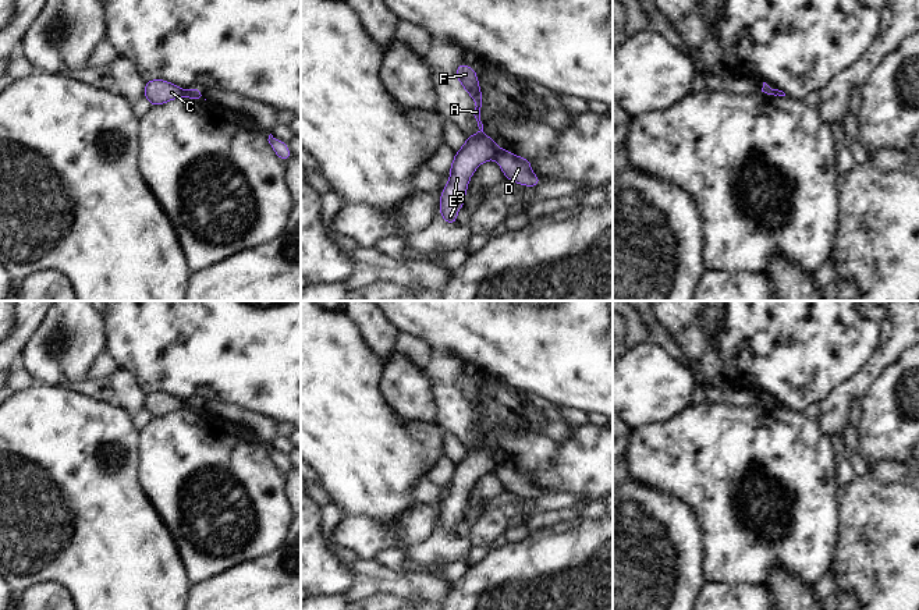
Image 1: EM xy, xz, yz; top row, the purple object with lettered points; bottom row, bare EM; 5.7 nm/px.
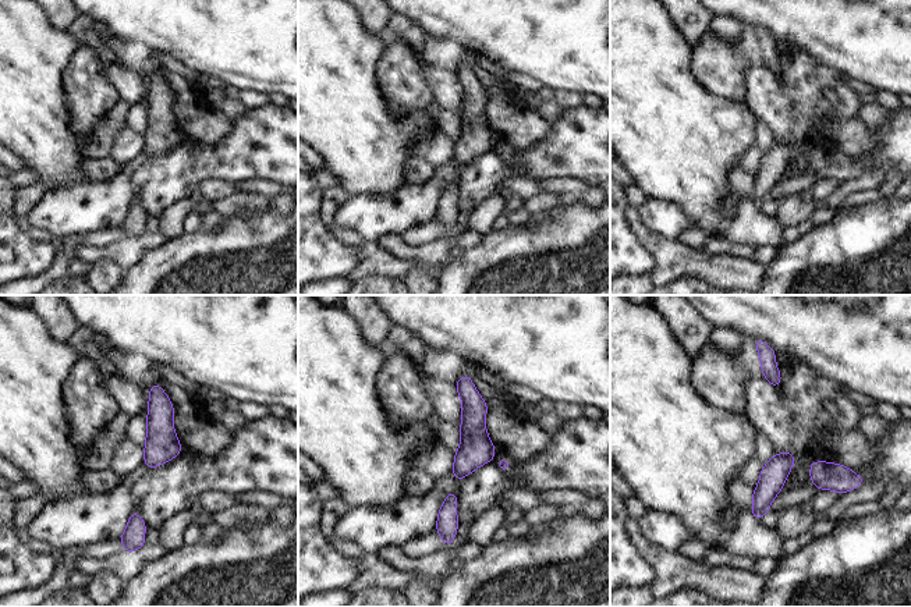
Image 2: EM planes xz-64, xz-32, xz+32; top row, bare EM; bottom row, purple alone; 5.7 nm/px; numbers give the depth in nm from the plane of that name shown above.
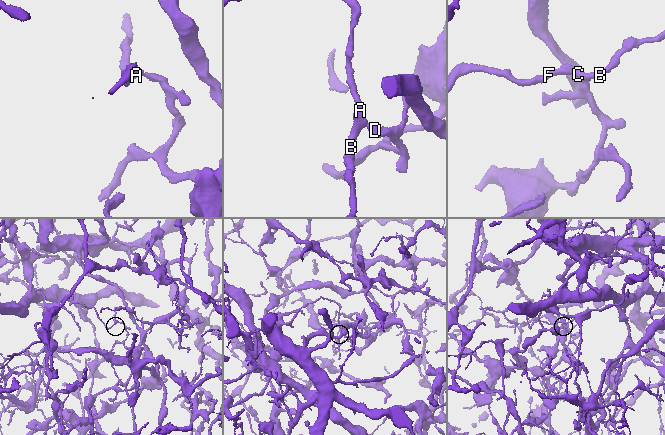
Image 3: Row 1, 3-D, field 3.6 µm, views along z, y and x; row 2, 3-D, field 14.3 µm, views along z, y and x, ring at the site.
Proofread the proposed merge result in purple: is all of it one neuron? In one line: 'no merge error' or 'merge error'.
merge error

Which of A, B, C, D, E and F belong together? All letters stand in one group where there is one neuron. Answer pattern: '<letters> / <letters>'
A B C E F / D

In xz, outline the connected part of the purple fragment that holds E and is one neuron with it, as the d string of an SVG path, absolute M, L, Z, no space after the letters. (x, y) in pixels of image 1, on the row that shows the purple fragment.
M461 61L455 71L455 77L476 102L473 116L480 132L466 138L465 145L455 153L451 163L450 181L443 188L439 208L441 217L450 224L457 224L457 212L464 205L468 182L476 167L486 160L494 159L498 152L497 143L483 132L483 124L480 121L483 96L480 93L475 68L471 68Z

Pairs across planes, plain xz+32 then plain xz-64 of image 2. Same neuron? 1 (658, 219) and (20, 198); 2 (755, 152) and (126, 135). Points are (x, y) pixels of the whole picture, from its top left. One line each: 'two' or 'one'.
1: two
2: one

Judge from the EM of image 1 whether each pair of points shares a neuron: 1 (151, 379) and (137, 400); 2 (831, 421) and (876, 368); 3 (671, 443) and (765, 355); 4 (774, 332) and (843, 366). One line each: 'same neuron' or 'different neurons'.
1: different neurons
2: same neuron
3: different neurons
4: same neuron

